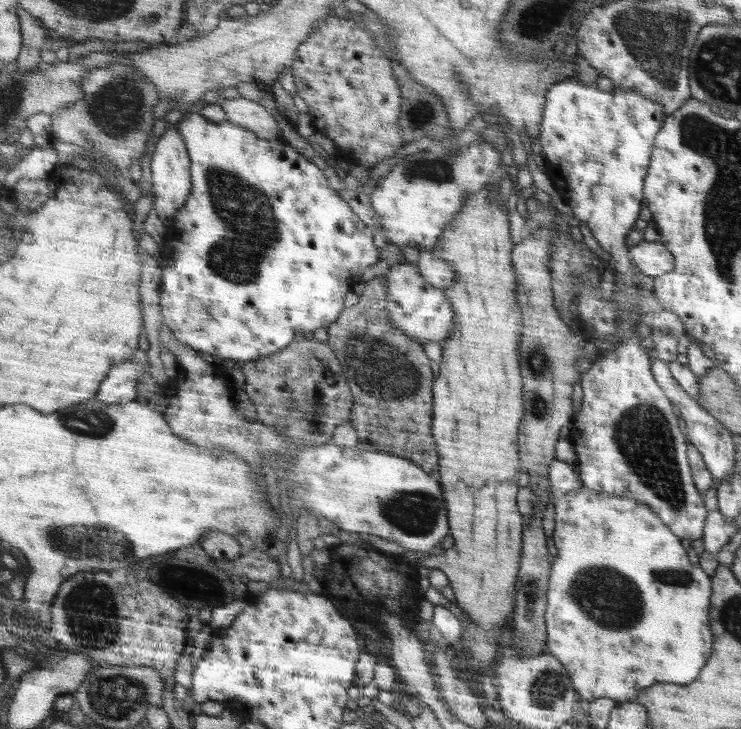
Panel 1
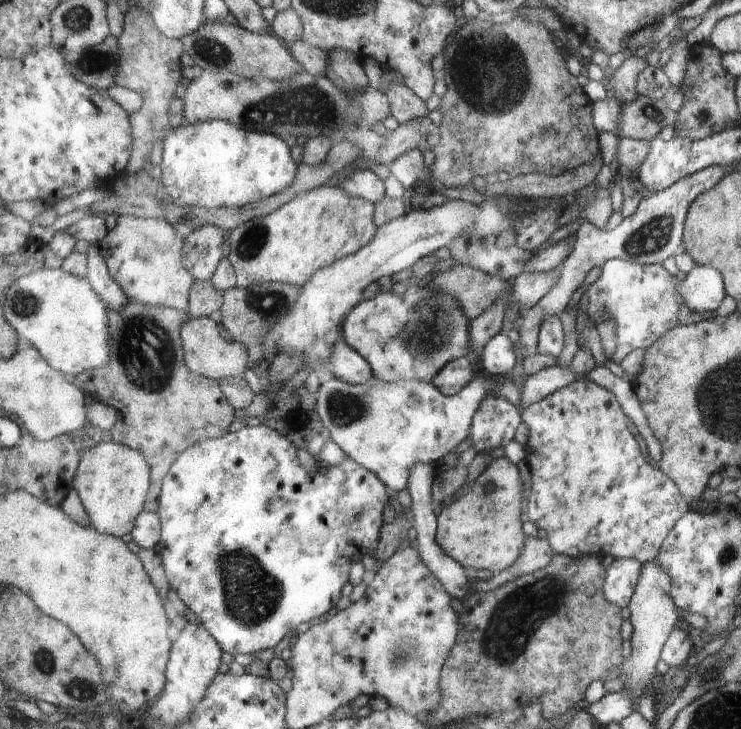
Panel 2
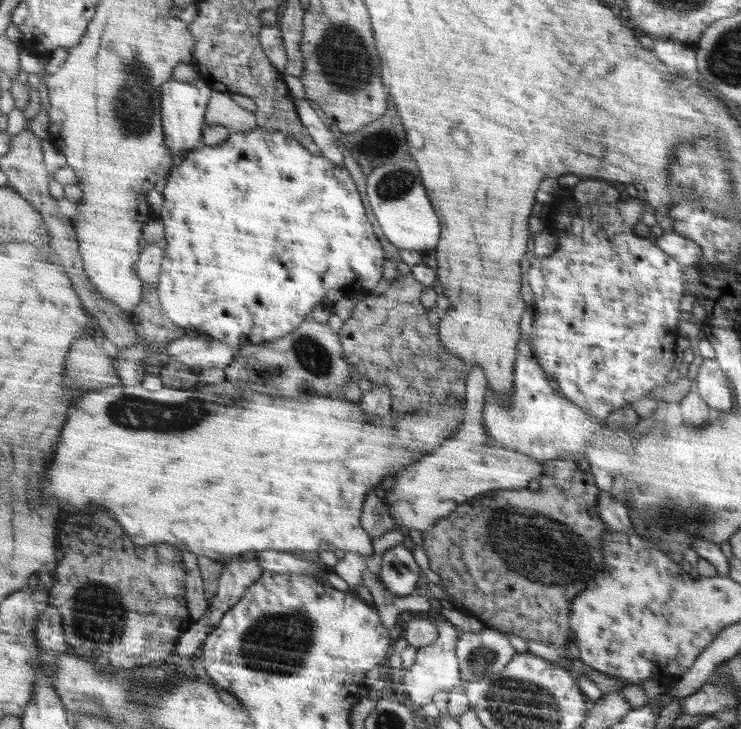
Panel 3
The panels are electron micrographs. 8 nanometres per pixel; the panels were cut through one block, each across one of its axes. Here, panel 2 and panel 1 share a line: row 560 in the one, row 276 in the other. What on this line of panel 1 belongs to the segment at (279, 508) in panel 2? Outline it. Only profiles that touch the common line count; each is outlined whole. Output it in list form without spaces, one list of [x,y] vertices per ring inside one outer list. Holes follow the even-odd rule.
[[[194,108],[188,111],[186,118],[179,122],[177,125],[177,130],[179,130],[180,136],[183,138],[183,141],[186,142],[187,151],[190,155],[191,159],[191,194],[187,198],[187,204],[181,208],[178,212],[178,216],[176,217],[176,225],[177,228],[172,226],[172,237],[168,237],[168,244],[172,244],[168,250],[172,250],[172,256],[168,256],[172,262],[170,262],[170,267],[165,269],[165,275],[163,276],[163,284],[162,284],[162,304],[163,304],[163,315],[166,318],[166,323],[168,327],[170,327],[170,331],[172,331],[173,337],[176,340],[179,340],[182,344],[189,346],[192,350],[199,352],[200,354],[216,354],[221,358],[229,358],[236,362],[239,361],[254,361],[256,358],[262,358],[264,356],[270,356],[271,354],[278,353],[280,350],[286,348],[290,345],[290,342],[294,340],[294,334],[296,332],[314,332],[314,330],[318,330],[318,328],[326,328],[326,326],[332,325],[332,322],[336,321],[336,318],[340,316],[340,312],[344,310],[344,296],[346,296],[346,292],[350,292],[350,286],[354,284],[354,278],[361,278],[362,274],[364,274],[364,270],[366,268],[370,268],[372,264],[376,264],[378,262],[378,248],[372,244],[372,231],[362,224],[362,221],[350,208],[350,205],[347,202],[344,202],[343,198],[338,196],[338,192],[332,190],[326,182],[326,178],[324,178],[324,174],[320,172],[320,168],[318,166],[314,166],[312,162],[308,162],[304,156],[300,156],[294,148],[290,148],[290,146],[284,146],[282,144],[282,140],[280,139],[264,139],[257,136],[253,131],[248,130],[247,127],[238,126],[236,123],[230,122],[210,122],[210,120],[206,120],[204,116],[202,116],[199,112],[198,108]]]

